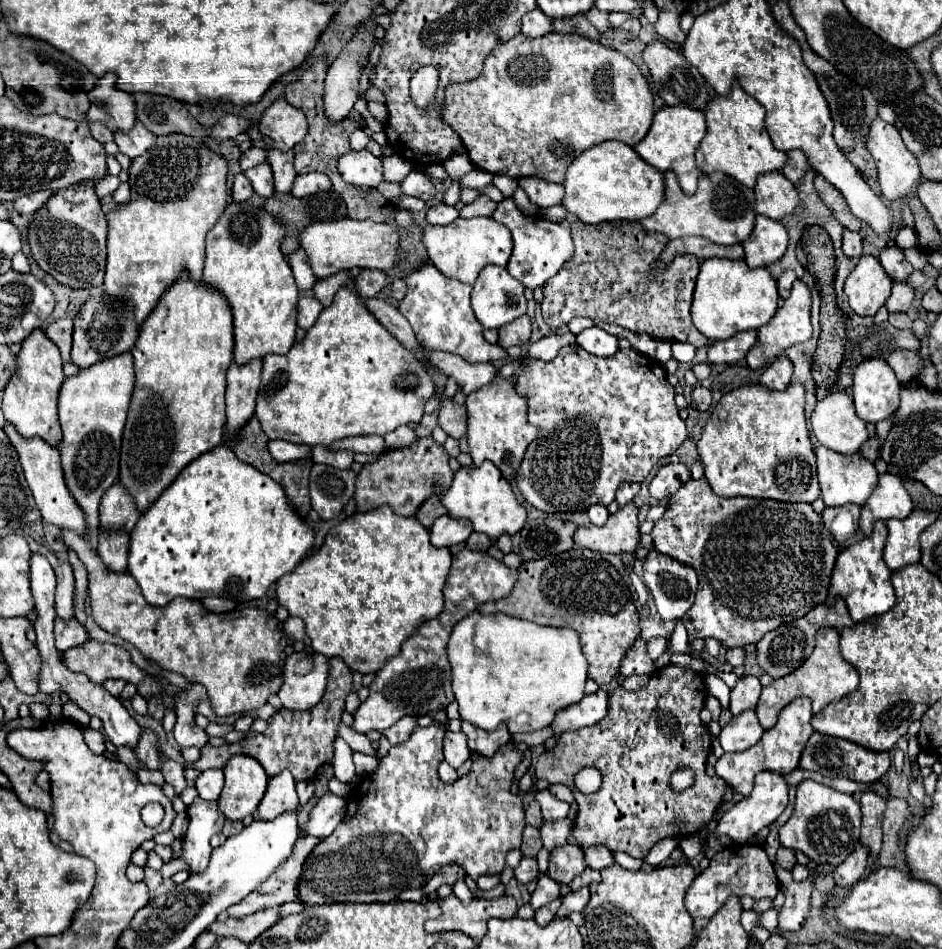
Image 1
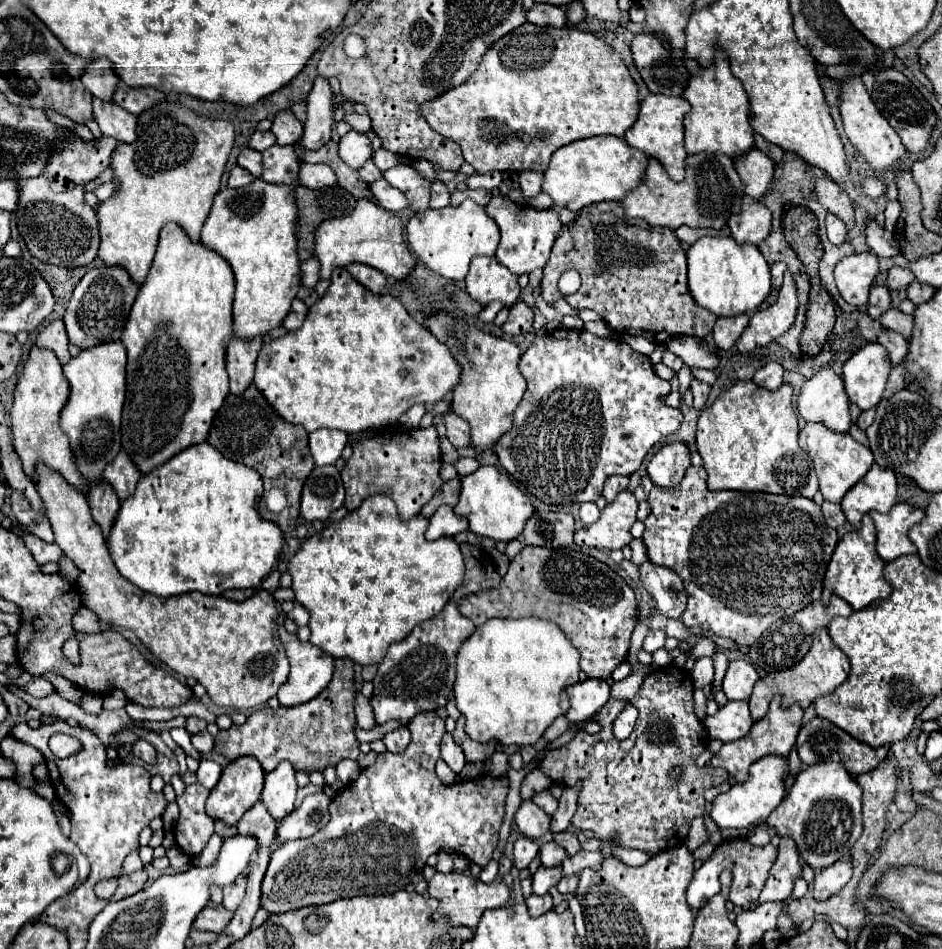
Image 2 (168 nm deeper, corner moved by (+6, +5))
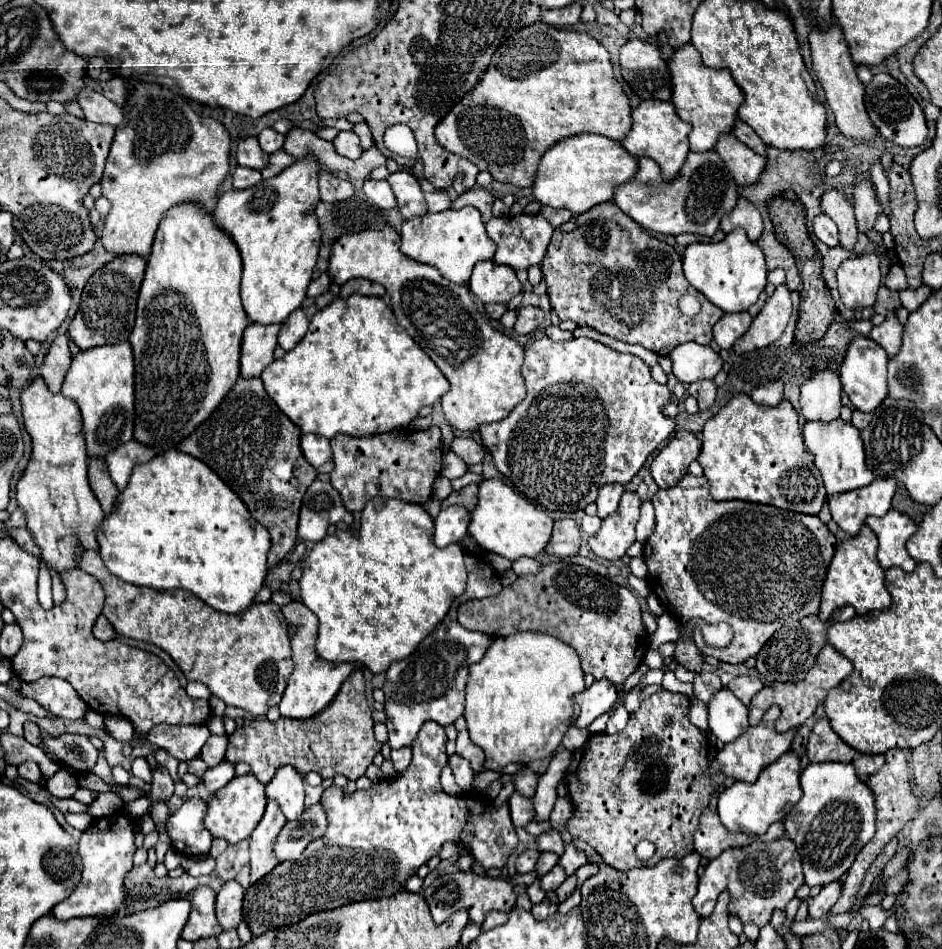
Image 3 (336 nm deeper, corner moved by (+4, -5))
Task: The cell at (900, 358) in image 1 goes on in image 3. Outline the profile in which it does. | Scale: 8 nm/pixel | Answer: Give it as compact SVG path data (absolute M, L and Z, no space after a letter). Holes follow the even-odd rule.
M889 313L887 319L869 333L869 337L873 341L877 341L889 353L889 357L895 357L895 353L899 353L899 349L901 349L903 325L895 319L893 313Z

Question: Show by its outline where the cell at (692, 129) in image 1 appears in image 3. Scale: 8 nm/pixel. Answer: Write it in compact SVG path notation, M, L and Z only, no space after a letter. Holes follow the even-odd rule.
M647 99L647 101L641 101L641 105L633 111L631 133L621 141L621 145L635 157L655 159L661 167L663 179L673 181L679 175L689 155L689 141L687 141L689 131L691 131L691 125L679 119L673 103L659 101L659 99Z

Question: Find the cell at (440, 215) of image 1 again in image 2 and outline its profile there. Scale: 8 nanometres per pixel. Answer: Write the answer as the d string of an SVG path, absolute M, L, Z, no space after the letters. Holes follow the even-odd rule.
M435 181L431 185L431 207L433 209L443 209L449 205L449 189L445 187L445 183Z

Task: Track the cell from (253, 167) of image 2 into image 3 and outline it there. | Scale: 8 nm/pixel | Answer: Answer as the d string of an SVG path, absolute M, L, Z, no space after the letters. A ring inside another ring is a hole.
M249 137L249 139L241 141L239 147L237 147L237 161L239 161L241 167L261 171L267 165L267 159L269 159L269 155L261 151L255 137Z

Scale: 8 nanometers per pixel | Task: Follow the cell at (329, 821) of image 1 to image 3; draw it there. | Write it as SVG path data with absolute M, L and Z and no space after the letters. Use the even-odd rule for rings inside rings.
M315 803L303 811L295 821L287 821L275 843L275 855L279 861L297 861L305 847L321 839L327 833L327 815L321 803Z

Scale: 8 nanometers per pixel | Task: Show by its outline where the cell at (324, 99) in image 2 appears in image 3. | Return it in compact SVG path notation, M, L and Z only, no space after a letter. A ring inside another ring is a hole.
M311 155L307 159L295 161L291 167L283 169L275 179L265 179L259 187L251 187L247 191L227 191L219 197L213 221L225 231L231 241L237 245L241 261L243 261L243 279L241 279L241 301L243 309L251 323L273 325L283 323L295 309L301 307L307 285L311 281L311 273L315 267L315 259L319 253L319 223L315 219L315 205L319 203L319 187L317 175L321 173L319 161Z

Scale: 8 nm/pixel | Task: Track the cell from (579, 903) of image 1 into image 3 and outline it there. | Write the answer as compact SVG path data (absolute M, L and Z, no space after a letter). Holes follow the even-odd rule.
M575 875L567 877L567 879L561 883L561 887L555 891L557 897L559 897L559 901L565 901L565 899L575 891L575 887L577 887L577 877L575 877Z

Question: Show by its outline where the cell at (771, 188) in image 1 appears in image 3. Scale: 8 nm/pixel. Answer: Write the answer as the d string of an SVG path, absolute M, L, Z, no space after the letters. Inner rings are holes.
M733 135L721 137L715 151L725 161L731 175L735 177L737 185L741 185L741 187L755 185L759 181L761 173L765 171L767 161L761 155L757 155L753 149L749 149L745 143L735 139Z

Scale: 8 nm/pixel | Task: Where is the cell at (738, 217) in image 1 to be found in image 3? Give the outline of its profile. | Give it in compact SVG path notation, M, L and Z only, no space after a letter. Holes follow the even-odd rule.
M715 151L709 153L689 153L683 171L673 183L663 181L659 165L653 159L641 157L639 171L635 179L619 185L615 189L615 203L617 207L629 215L635 223L645 227L647 231L663 233L663 235L679 235L679 233L693 233L701 237L713 237L719 229L721 217L731 213L739 199L739 187L727 165Z

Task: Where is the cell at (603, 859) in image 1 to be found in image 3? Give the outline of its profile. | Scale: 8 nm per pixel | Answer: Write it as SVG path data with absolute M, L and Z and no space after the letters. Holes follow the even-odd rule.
M555 829L539 835L537 845L539 845L539 851L553 851L557 855L563 855L563 851L565 851L565 843L561 839L561 833Z

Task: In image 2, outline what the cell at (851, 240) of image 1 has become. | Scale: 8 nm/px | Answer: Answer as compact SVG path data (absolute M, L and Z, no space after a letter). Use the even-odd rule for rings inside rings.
M827 213L827 219L825 219L825 225L827 225L827 237L833 245L841 245L847 237L847 231L845 231L845 225L841 223L839 217Z

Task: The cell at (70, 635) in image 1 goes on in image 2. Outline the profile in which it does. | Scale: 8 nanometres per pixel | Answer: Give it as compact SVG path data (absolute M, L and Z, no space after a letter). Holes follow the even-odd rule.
M81 607L75 615L73 615L73 627L75 631L79 633L99 633L99 617L87 609L87 607Z

